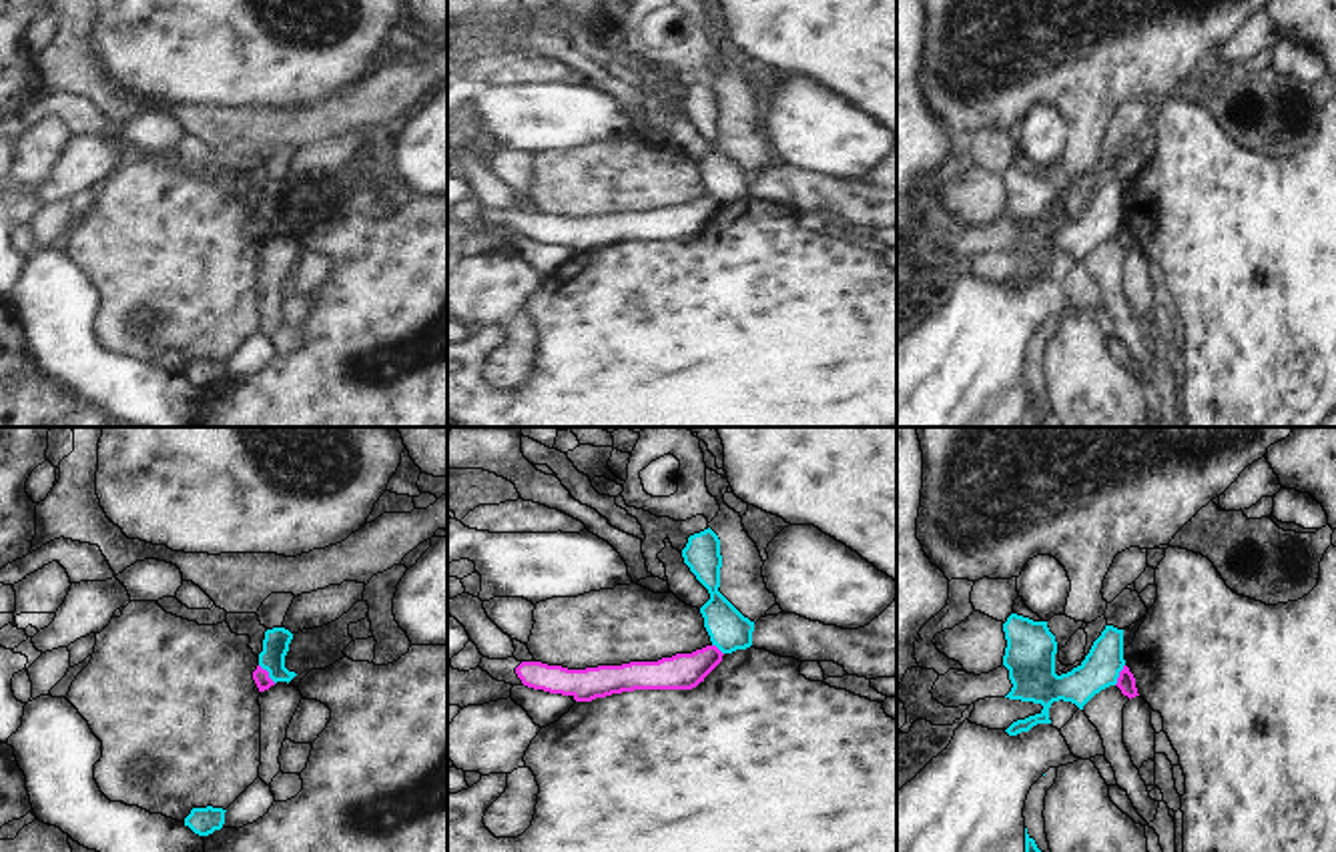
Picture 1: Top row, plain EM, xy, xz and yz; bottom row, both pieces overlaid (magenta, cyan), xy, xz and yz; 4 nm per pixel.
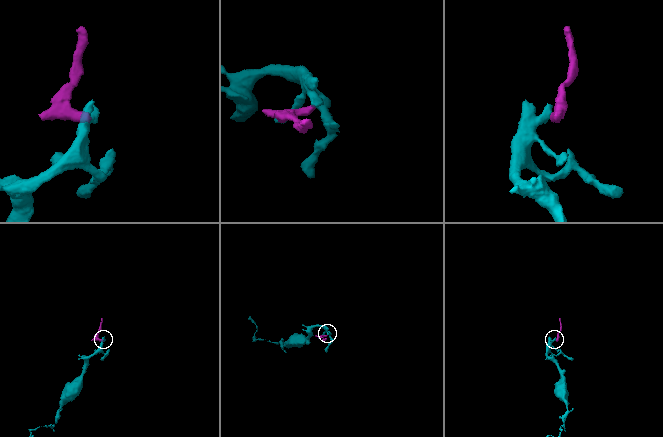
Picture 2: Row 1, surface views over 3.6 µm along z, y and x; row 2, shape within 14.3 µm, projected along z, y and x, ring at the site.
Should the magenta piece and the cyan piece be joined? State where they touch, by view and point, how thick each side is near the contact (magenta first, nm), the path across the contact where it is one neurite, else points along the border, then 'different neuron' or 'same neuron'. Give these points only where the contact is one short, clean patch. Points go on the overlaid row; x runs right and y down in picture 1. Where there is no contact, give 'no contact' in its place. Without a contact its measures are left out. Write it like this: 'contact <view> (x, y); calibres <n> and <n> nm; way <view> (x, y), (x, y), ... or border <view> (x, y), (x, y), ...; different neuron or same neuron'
contact xy (267, 674); calibres 70 and 110 nm; border xy (259, 664), (275, 682); different neuron

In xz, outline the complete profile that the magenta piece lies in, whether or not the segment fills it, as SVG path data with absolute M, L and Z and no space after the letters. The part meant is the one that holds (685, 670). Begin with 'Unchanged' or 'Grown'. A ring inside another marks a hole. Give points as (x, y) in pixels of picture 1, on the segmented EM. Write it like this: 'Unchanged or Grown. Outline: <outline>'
Grown. Outline: M447 617L447 706L483 706L508 700L514 686L528 686L540 692L570 696L574 702L592 702L612 694L634 690L692 690L722 662L716 646L692 654L676 654L658 662L630 662L622 666L598 666L568 670L542 662L518 662L481 658L475 670L451 668L469 635L465 627Z

